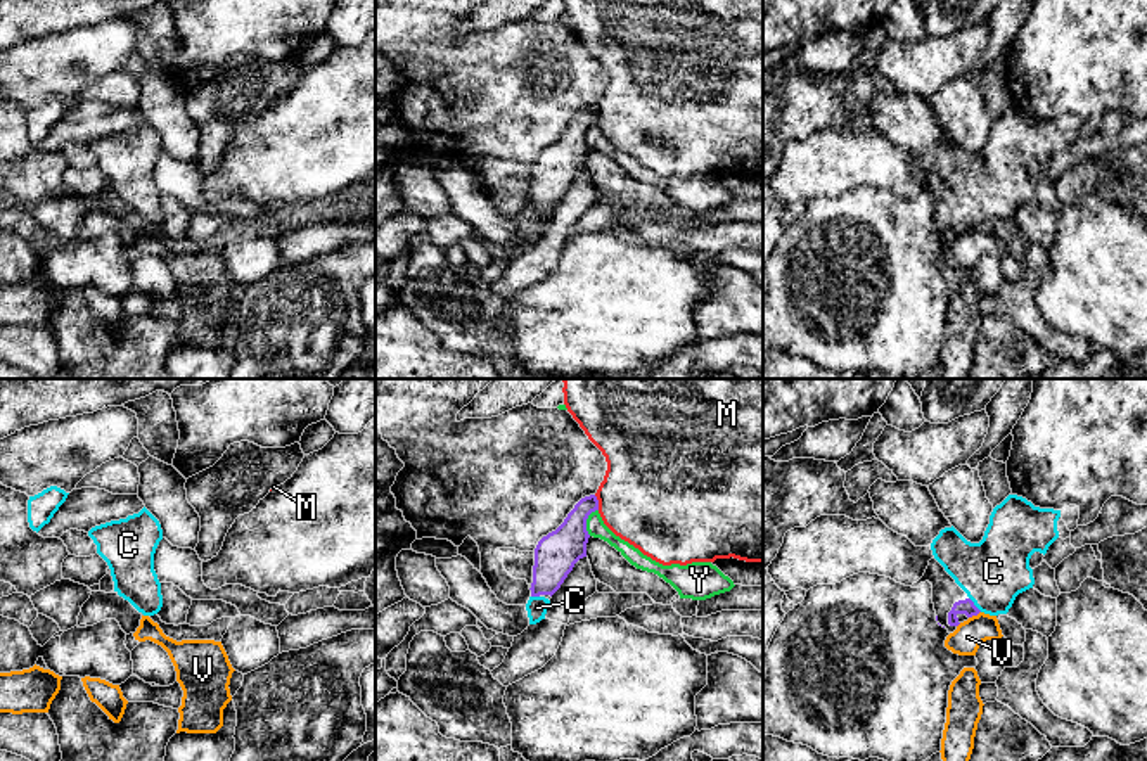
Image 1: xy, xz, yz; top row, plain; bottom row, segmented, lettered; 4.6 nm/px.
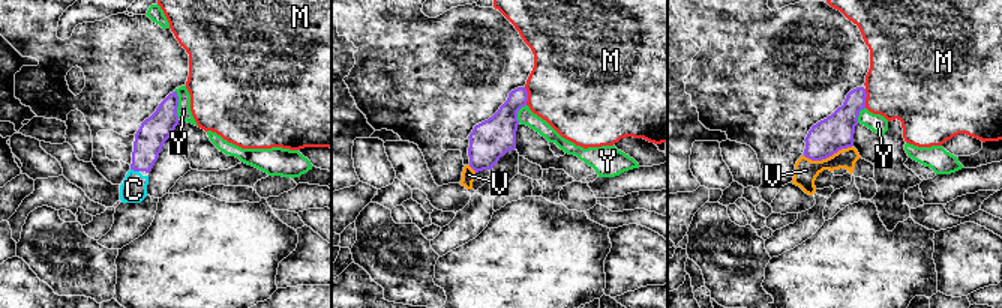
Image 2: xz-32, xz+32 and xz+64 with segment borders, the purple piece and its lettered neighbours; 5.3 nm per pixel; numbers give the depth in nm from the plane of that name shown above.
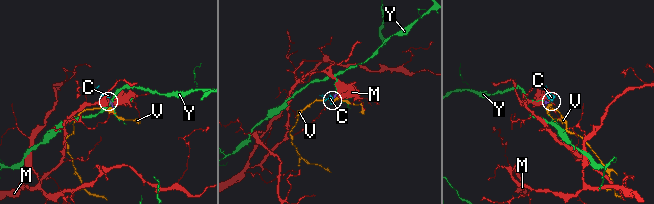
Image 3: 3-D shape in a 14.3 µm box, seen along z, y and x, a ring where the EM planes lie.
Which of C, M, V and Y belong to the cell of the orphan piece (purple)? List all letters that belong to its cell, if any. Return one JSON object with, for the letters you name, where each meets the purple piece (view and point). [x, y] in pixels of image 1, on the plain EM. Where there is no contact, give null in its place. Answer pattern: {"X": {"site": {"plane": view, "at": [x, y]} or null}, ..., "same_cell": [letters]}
{"C": {"site": {"plane": "yz", "at": [973, 217]}}, "same_cell": ["C"]}

